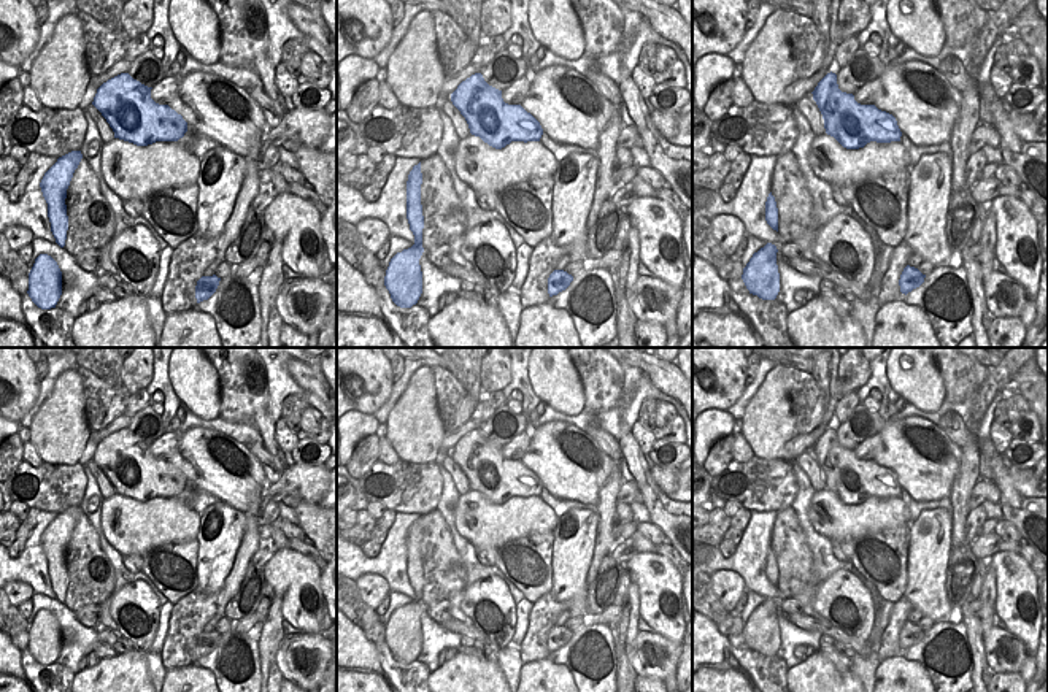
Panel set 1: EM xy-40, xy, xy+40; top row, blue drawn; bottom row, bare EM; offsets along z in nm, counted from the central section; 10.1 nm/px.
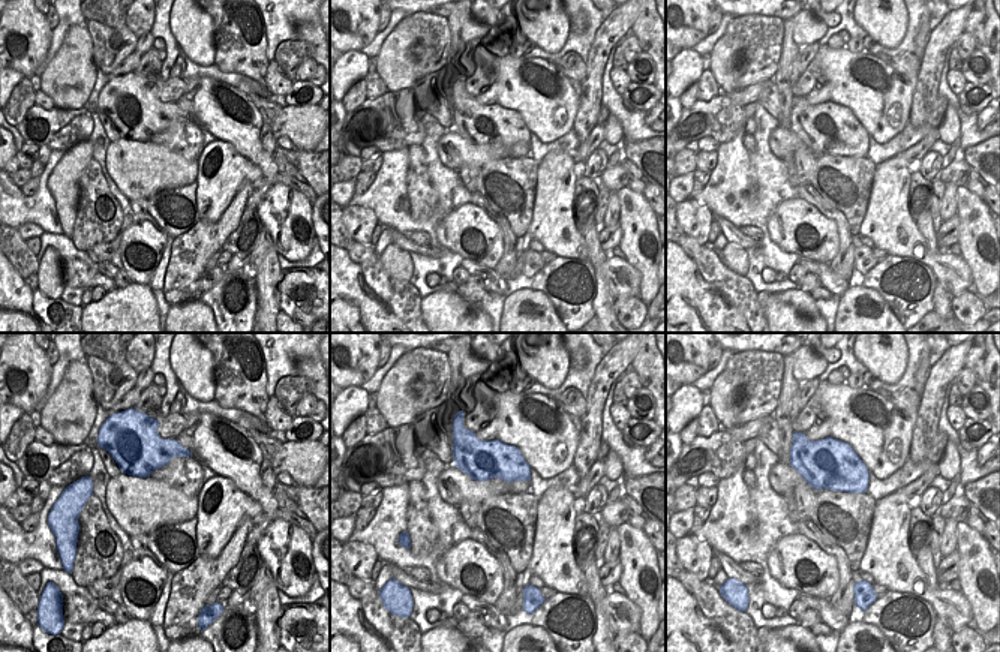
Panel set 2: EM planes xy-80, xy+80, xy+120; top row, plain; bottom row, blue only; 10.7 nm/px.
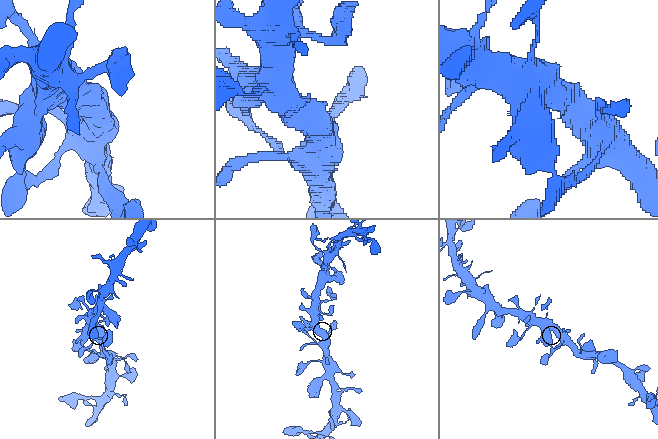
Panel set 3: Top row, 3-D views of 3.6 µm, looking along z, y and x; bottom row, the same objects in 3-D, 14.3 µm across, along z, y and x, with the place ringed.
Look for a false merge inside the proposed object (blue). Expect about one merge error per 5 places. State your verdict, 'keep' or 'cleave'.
keep

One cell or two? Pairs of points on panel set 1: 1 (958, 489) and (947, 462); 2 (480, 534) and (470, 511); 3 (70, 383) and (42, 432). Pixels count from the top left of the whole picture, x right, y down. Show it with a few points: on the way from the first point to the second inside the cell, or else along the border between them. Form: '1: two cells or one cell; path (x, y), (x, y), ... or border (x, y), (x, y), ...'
1: two cells; border (961, 449), (961, 464), (948, 495)
2: one cell; path (480, 529), (480, 521), (475, 516)
3: one cell; path (67, 395), (64, 410), (54, 419)

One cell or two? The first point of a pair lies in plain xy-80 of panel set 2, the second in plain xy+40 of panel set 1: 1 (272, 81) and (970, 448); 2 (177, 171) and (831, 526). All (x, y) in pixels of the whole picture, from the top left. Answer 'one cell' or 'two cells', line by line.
1: two cells
2: one cell

